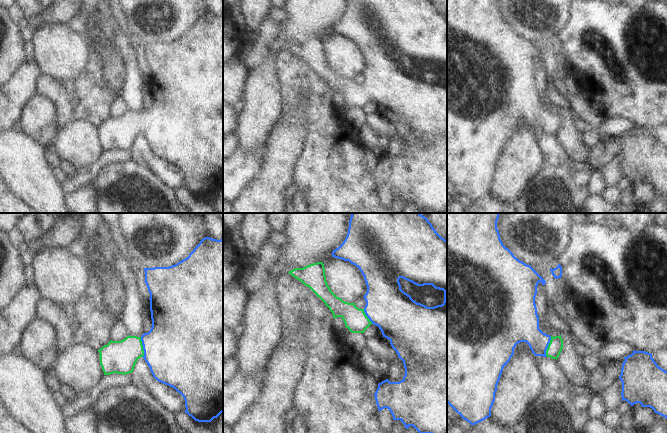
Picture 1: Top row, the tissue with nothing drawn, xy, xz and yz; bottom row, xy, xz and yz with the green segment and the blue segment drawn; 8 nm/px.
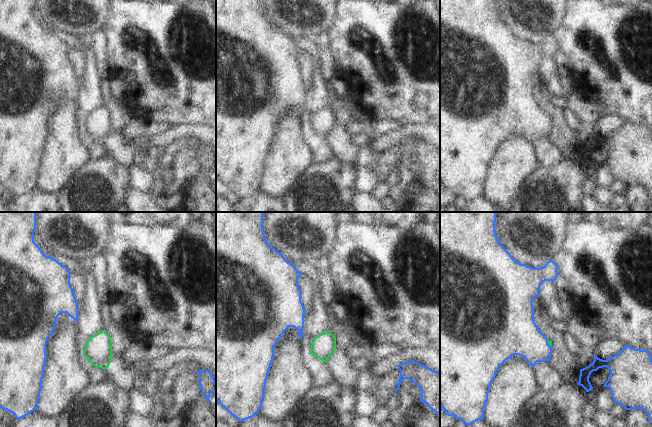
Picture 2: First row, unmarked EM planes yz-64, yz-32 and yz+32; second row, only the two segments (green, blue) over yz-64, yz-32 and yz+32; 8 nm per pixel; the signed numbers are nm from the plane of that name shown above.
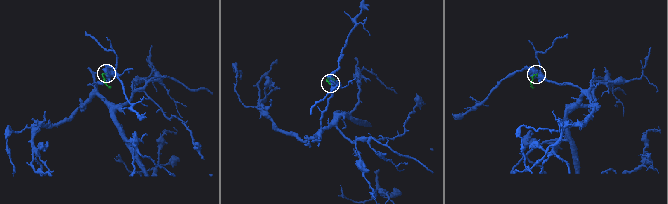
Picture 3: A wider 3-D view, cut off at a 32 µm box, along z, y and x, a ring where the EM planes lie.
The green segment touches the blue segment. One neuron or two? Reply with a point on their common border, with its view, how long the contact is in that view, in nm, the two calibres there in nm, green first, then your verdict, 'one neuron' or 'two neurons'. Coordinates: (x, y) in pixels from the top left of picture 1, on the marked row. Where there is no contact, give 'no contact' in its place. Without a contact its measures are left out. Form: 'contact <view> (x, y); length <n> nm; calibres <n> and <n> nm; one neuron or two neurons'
contact yz (548, 346); length 170 nm; calibres 120 and 240 nm; one neuron

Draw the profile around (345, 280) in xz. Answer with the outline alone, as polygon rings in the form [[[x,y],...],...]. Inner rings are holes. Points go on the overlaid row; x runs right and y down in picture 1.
[[[329,257],[323,261],[325,276],[331,291],[343,301],[355,303],[367,292],[364,276],[349,261]]]

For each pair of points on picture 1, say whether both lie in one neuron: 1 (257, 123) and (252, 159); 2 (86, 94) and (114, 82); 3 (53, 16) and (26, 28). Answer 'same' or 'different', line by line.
1: different
2: different
3: same

